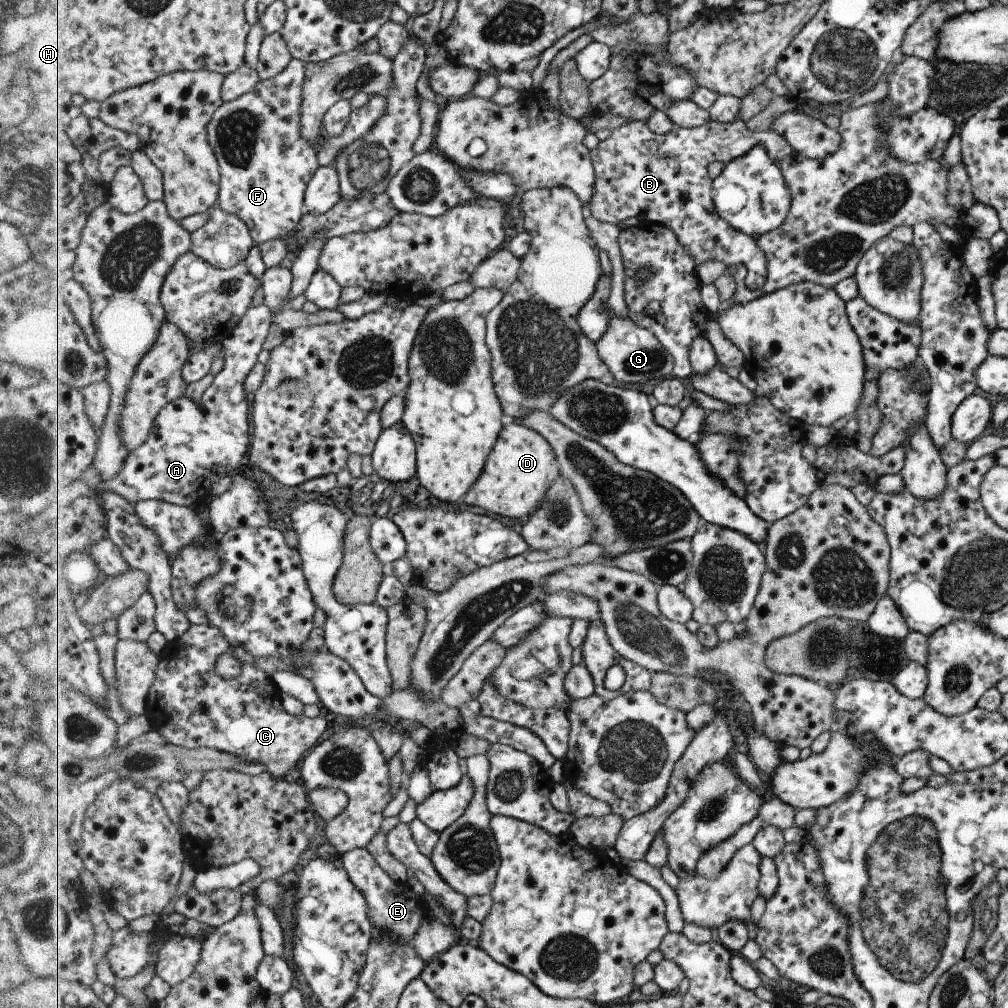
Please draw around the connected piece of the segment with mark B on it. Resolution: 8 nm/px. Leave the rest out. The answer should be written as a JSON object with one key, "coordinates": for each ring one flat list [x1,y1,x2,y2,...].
{"coordinates":[[711,120,698,128,676,127,665,135,655,134,646,122,641,121,619,126,609,139,600,142,592,150,596,186,593,200,589,205,593,210,593,216,602,222,618,224,644,213,648,220,670,227,679,236,683,246,689,248,691,256,695,258,697,268,707,260,717,260,720,266,730,269,741,264,747,269,746,284,752,289,761,289,768,280,767,254,765,250,761,250,755,238,735,230,729,222,725,222,719,216,714,202,714,180,710,178,709,170,716,161,731,163,756,147,764,147,771,159,777,163,796,153,783,134,774,131,754,132,741,120,735,120,733,123]]}

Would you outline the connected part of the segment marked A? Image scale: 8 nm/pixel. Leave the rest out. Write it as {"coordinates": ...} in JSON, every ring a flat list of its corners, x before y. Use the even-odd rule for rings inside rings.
{"coordinates":[[266,303,248,309,236,330,233,330,230,337,221,342,224,367,207,392,203,394,201,402,182,397,163,408,162,413,155,418,155,426,147,442,130,450,123,470,115,478,102,480,100,484,91,486,87,490,98,494,98,497,105,492,115,492,127,498,131,504,137,504,143,500,159,499,175,505,198,508,205,503,207,497,212,495,214,485,218,484,219,480,226,477,232,478,243,456,249,450,249,442,252,442,253,426,249,424,249,400,247,400,245,382,251,370,254,370,259,362,259,354,269,336,273,317,273,310]]}

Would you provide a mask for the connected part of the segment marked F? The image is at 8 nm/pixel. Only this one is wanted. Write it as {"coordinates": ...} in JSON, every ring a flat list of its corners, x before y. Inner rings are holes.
{"coordinates":[[299,59,291,60,289,66,275,78,262,79,254,90,247,92,243,97,224,102,207,126,207,138,218,158,222,174,217,205,229,214,237,214,249,226,251,236,259,246,295,234,295,228,308,212,307,186,319,170,320,164,316,147,301,134,305,85,306,64]]}

